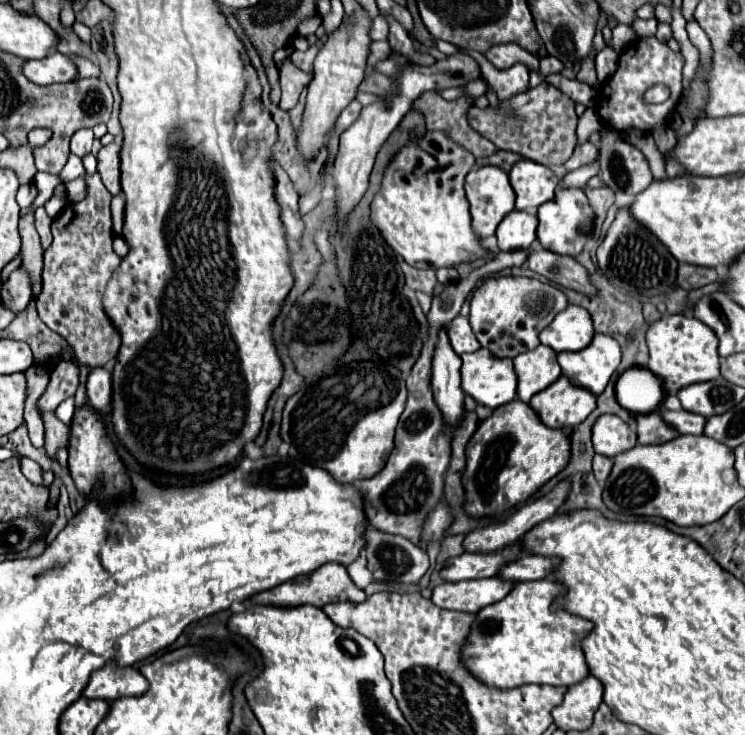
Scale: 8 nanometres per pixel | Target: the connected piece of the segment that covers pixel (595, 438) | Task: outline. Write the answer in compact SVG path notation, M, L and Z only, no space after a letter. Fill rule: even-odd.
M604 414L592 428L592 444L598 454L614 458L618 452L636 446L636 432L632 432L628 424L622 422L618 416Z

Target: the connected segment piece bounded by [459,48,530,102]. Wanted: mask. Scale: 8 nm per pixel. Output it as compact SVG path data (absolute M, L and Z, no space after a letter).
M459 48L459 51L472 56L478 62L481 67L482 78L496 92L500 102L510 100L510 96L522 94L522 92L526 92L530 88L528 86L530 74L528 74L528 68L524 64L514 64L508 70L498 70L479 52L461 48Z

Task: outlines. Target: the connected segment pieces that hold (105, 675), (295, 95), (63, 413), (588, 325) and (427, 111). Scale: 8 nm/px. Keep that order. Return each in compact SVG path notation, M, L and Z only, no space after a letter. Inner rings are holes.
M106 664L94 676L90 676L88 686L84 688L86 698L102 698L114 702L122 696L140 696L148 690L148 680L140 670L126 666L118 668L116 664Z
M286 60L284 66L280 68L280 86L282 86L280 108L282 110L294 108L298 104L300 92L304 90L304 86L308 86L308 82L310 82L310 76L298 70L290 60Z
M68 398L68 400L64 400L58 408L56 408L56 416L62 420L62 422L66 422L66 424L70 424L70 420L72 420L72 414L74 414L74 398Z
M568 306L540 332L540 342L554 352L578 352L590 344L592 336L594 326L590 314L582 306Z
M472 80L472 82L468 82L464 86L464 94L460 98L448 102L448 100L440 98L436 92L426 92L426 94L418 96L418 100L414 100L412 110L424 114L428 130L446 130L446 134L450 136L450 140L462 144L462 148L466 148L468 152L472 152L476 158L486 158L486 156L494 154L498 148L490 140L486 140L484 136L480 136L476 130L472 130L470 124L468 124L468 110L474 104L474 98L482 96L484 92L486 92L486 84L482 80Z

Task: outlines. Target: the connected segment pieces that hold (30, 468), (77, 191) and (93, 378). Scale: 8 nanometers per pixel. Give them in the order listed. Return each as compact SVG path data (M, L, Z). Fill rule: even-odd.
M20 458L20 468L22 468L22 474L34 482L34 484L42 484L42 468L30 460L30 458Z
M79 177L65 185L67 189L67 199L71 203L77 203L85 198L86 184L83 177Z
M92 368L88 378L86 378L86 396L90 400L90 406L98 410L102 416L106 416L106 410L110 406L110 392L112 386L112 376L108 368Z

